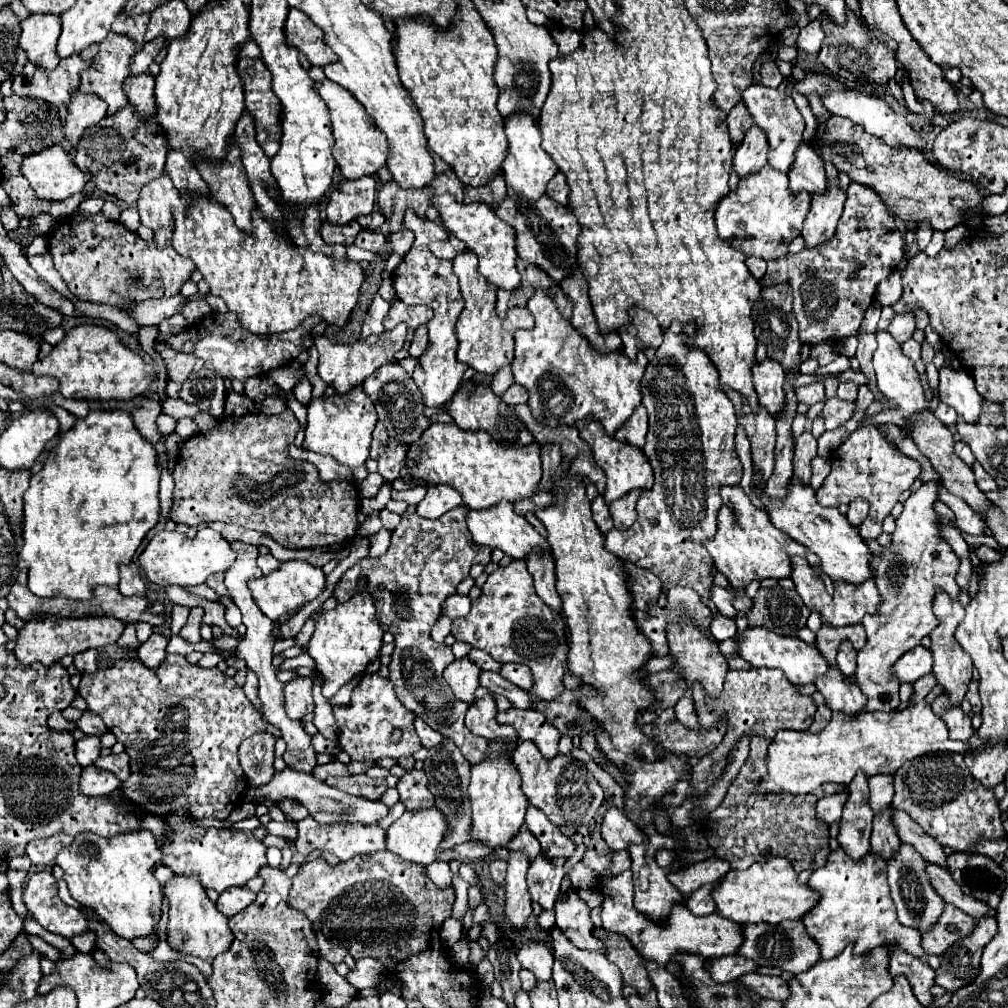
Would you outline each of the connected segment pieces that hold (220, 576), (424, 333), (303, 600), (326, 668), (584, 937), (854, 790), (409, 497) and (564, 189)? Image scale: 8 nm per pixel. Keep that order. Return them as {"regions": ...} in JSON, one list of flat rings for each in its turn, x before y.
{"regions":[[[214,573,214,575,210,575,210,577,206,579,206,585,208,585,210,589,214,589,218,595,228,595,228,591,226,591,226,587,224,587,224,573]],[[422,325,414,331,414,339,412,339,412,345,408,351,414,359,418,359,426,351,426,347,428,347,428,329]],[[288,561,288,563,282,563,280,569,270,575,264,575,260,579,250,579,248,587,250,587,252,597,254,597,256,605,260,607,260,611,268,619,276,621,282,617,296,615,308,601,316,599,326,587,326,575,322,573,320,567,314,567,306,561]],[[360,589,346,603,336,605,336,609,324,613,316,621,316,631,308,643,306,653,316,661,316,669,322,675,322,695,330,699,354,677,360,677,368,665,380,655,382,647,382,627,376,621,376,609,366,589]],[[570,891,568,897,556,903,556,927,570,939,578,949,590,949,604,955,604,943,594,937,594,925,590,919,590,909,576,891]],[[860,771,850,783,848,801,844,805,844,815,838,831,840,847,854,861,860,861,860,857,870,851,872,815,874,813,868,803,868,777]],[[418,485,418,487,406,489,406,491,392,491,392,499,406,501,408,505,416,505,424,495,426,495,426,487,424,487,424,485]],[[558,173,550,183,548,183,548,189,546,189,546,195,554,201,558,201,560,205,568,207,568,199,570,199,570,189,566,185,566,177,562,173]]]}

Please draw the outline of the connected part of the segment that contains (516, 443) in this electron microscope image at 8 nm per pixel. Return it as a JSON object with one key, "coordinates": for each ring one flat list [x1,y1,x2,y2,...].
{"coordinates":[[464,383,462,389,452,397,448,405,448,413,452,415,454,423,464,429,464,431,486,431,498,445,510,447,510,449,520,449,528,447,534,443,532,433,526,429,526,425,514,415,512,407,508,407,500,397,492,393,488,385,474,385,474,383]]}

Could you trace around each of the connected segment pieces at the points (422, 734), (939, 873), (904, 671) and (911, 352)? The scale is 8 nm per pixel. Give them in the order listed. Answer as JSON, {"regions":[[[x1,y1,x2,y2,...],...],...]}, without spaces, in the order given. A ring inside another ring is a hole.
{"regions":[[[416,717,414,727,416,727,416,733,418,733,418,737,420,737,420,741,422,741,424,747,432,747,432,745,436,745,436,743,442,741,442,735,438,731,434,731,424,719]],[[926,861,926,875,930,877,930,885,934,885,934,889,938,889,938,895,946,903,950,903,950,905,966,911,972,917,994,915,994,909,990,909,990,907,982,905,982,901,976,901,974,897,962,893,962,889,954,883,952,875,946,869,938,869,938,865,930,865]],[[922,645,914,647,912,651,904,653,894,663,894,677,898,677,898,683,916,683,920,677,930,673,932,669,932,653,930,649,924,649]],[[910,339,910,341,906,341,906,343,902,345,902,353,904,353,912,363,916,363,916,361,920,359,920,345,918,345,914,339]]]}

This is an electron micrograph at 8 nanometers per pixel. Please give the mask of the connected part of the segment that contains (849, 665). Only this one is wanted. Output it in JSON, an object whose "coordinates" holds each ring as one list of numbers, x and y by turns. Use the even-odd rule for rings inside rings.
{"coordinates":[[850,641,842,643,840,649,838,649,838,659,836,659,840,671,848,677,852,677,856,673,856,651,854,647,850,645]]}

